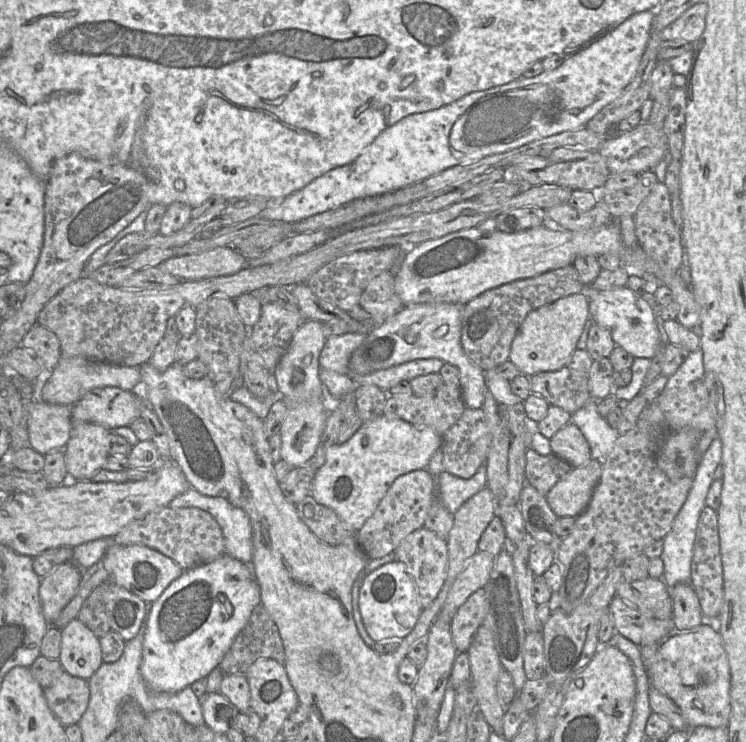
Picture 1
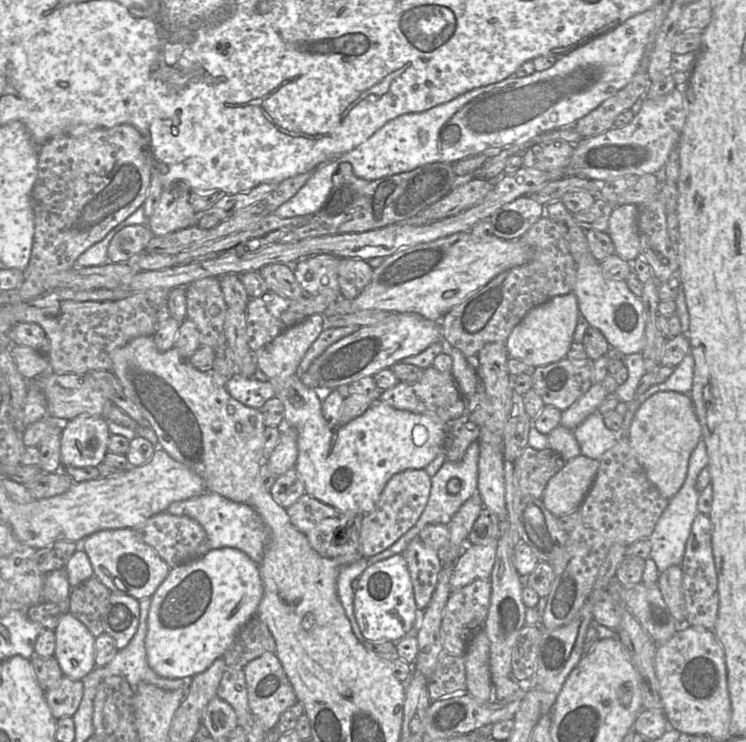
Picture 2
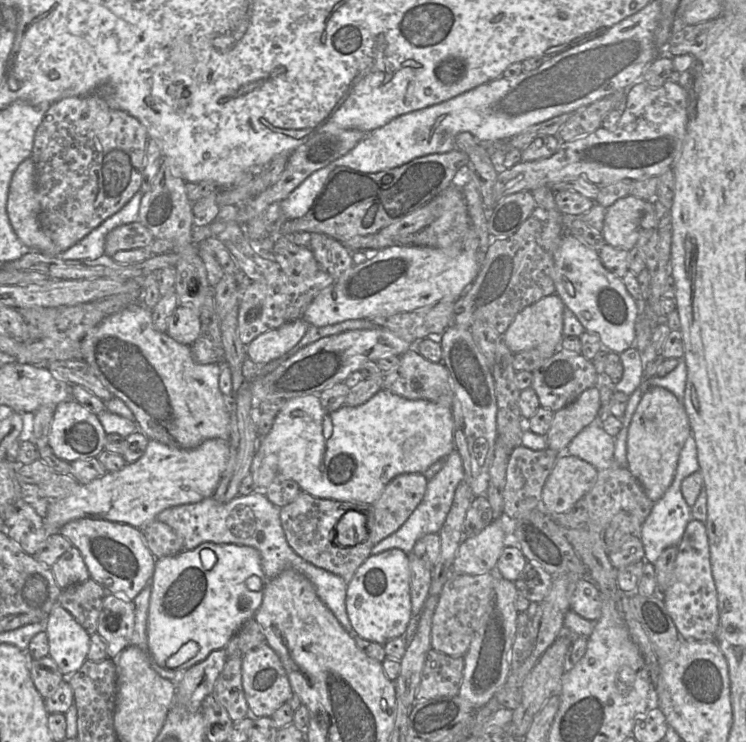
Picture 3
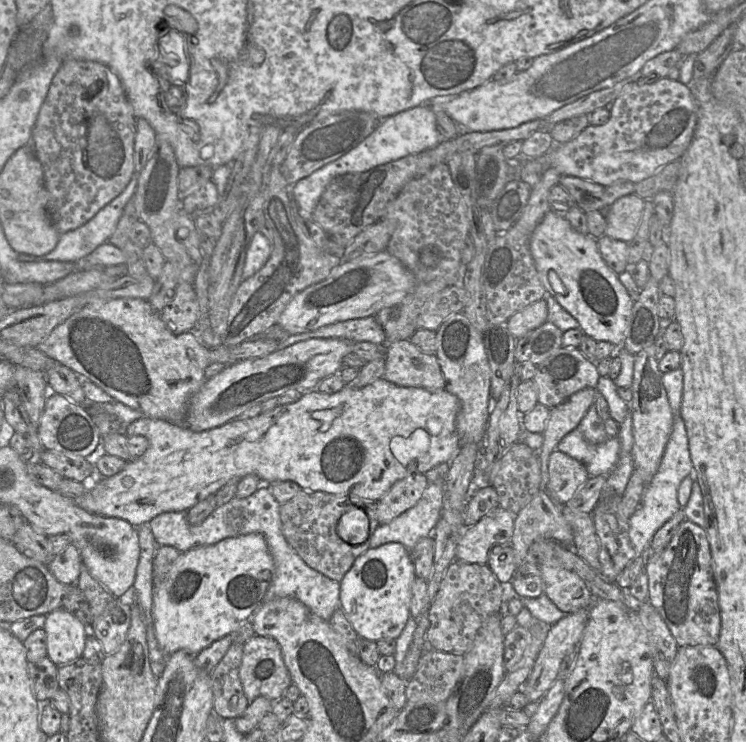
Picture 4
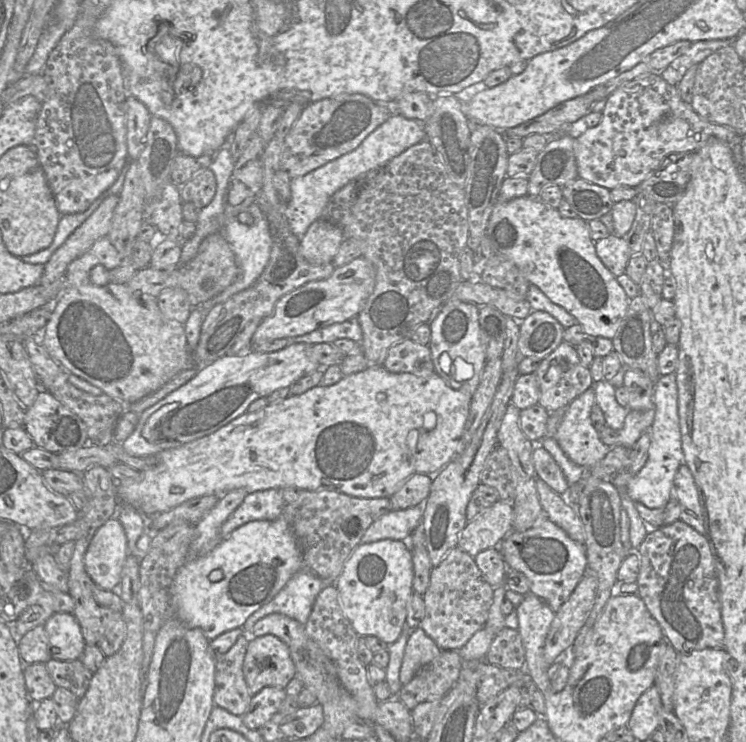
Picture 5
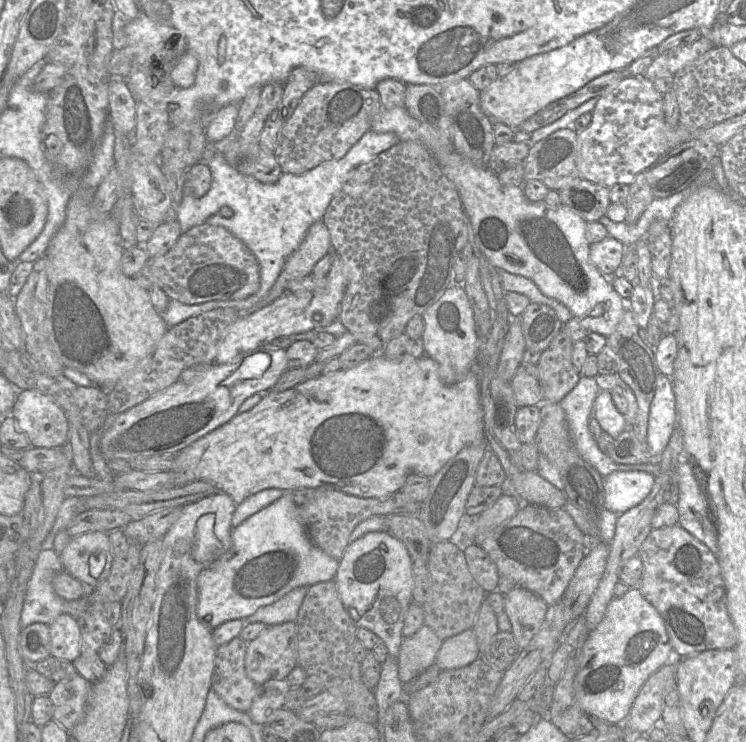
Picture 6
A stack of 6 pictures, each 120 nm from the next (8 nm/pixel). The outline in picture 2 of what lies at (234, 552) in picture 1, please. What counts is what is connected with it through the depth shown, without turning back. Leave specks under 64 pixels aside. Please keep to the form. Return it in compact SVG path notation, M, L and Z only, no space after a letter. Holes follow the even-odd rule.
M206 491L196 497L171 503L166 512L188 516L197 521L204 528L211 549L236 548L247 554L258 565L263 561L267 530L261 516L251 506Z

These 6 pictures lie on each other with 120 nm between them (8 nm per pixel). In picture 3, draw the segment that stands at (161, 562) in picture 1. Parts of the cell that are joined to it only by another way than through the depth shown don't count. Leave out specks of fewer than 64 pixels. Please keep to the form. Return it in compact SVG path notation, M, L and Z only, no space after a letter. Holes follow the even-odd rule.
M81 518L68 522L58 532L80 551L90 578L109 594L133 601L150 584L156 558L145 544L140 529L104 519Z

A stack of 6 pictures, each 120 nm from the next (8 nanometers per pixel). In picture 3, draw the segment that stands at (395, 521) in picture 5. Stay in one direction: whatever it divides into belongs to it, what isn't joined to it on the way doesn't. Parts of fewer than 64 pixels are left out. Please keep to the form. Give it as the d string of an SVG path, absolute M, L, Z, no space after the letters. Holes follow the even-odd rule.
M454 449L447 457L444 467L428 481L425 495L405 523L392 535L373 546L371 555L397 548L411 554L416 542L427 534L439 533L454 499L454 493L460 482L465 480L463 462L458 451Z

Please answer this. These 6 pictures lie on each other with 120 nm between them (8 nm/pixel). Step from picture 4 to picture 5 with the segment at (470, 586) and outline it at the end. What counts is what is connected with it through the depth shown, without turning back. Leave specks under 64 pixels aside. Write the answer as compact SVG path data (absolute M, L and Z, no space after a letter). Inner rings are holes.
M454 547L446 554L438 566L432 568L430 584L423 595L425 614L420 625L442 651L458 650L476 632L484 628L493 595L494 587L484 579L482 572L474 561L474 557L460 548Z

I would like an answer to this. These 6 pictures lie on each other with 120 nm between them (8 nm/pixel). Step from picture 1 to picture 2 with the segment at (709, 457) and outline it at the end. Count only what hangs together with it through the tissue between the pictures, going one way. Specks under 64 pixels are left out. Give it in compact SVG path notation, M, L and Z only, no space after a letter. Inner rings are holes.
M700 440L689 458L686 480L681 489L670 500L666 509L657 521L655 528L648 538L651 544L650 558L655 561L659 573L672 565L680 565L685 552L692 523L698 512L700 492L696 489L696 480L703 468L707 467L709 456L705 442Z

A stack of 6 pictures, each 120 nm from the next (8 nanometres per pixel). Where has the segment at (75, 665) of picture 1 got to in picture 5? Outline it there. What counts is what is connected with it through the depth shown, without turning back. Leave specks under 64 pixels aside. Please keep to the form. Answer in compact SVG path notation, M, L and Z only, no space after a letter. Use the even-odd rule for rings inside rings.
M54 613L44 627L51 658L61 661L80 658L86 643L80 625L72 613Z

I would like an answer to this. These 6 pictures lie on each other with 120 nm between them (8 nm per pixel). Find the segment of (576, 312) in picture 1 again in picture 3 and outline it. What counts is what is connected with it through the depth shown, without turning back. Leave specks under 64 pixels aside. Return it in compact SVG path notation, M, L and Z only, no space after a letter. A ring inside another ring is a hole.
M552 294L525 307L520 311L502 336L507 347L514 353L524 350L537 349L544 359L548 359L560 348L563 334L563 311L565 305L561 298Z

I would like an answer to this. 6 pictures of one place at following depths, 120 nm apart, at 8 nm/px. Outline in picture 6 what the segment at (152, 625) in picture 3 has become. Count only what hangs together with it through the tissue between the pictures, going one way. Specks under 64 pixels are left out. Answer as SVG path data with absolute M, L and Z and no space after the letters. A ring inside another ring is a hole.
M286 494L232 529L228 552L201 571L197 616L210 630L227 621L245 619L297 587L333 581L338 564L310 541L299 507Z

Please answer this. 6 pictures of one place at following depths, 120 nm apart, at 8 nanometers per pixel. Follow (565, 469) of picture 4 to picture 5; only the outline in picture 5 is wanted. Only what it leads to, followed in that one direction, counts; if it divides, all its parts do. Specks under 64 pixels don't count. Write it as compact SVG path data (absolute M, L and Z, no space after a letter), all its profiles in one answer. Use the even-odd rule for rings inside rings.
M535 445L532 459L537 477L545 481L554 492L564 495L570 485L551 454L542 446Z

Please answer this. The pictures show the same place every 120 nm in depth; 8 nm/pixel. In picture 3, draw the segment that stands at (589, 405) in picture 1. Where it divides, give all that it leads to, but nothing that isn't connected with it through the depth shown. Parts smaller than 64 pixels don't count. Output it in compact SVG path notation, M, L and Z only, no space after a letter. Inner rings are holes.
M593 421L583 428L569 443L566 452L593 465L598 471L609 468L613 460L615 438Z

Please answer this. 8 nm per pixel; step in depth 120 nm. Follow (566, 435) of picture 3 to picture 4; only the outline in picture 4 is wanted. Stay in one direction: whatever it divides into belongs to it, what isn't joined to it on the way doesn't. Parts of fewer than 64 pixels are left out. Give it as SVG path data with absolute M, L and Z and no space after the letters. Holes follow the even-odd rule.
M584 388L572 394L560 405L551 408L543 436L543 445L539 450L541 463L540 490L547 492L549 481L548 463L553 451L558 450L559 442L579 425L596 397L596 388Z

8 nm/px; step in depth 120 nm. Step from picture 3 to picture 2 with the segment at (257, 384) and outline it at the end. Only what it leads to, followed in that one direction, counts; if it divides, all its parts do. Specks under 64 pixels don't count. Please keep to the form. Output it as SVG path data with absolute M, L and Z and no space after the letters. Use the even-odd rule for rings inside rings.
M394 313L384 322L363 326L358 331L330 345L317 357L299 378L313 388L321 401L342 385L349 385L366 376L374 376L406 357L415 356L430 345L442 341L439 322L428 320L414 313Z

